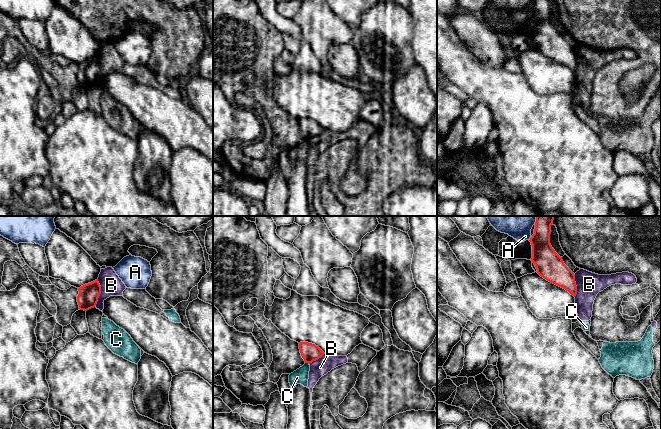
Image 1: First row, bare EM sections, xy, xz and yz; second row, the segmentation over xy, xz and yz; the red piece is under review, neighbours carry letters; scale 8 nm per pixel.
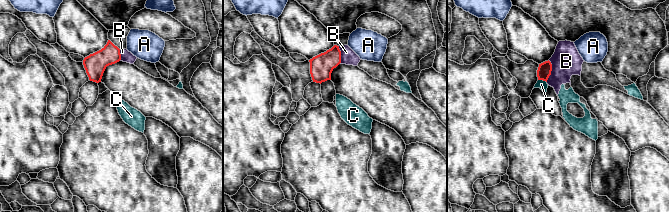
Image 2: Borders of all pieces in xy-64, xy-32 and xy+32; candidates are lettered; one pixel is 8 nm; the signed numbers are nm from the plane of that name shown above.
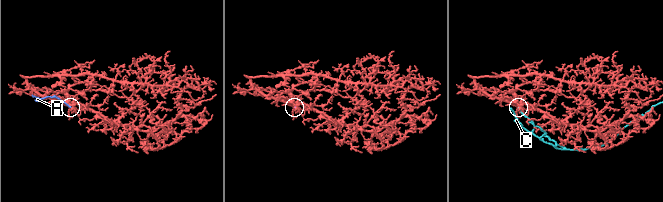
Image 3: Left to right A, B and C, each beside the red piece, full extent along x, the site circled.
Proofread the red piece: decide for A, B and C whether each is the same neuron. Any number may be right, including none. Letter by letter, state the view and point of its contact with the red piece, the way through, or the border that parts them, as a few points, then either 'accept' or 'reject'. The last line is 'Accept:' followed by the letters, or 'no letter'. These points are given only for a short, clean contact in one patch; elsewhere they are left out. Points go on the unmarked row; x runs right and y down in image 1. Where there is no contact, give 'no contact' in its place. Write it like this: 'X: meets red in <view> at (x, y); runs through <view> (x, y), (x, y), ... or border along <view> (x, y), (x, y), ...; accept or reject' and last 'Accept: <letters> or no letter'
A: meets red in yz at (530, 15); reject
B: meets red in xy at (100, 69); border along xy (98, 55), (100, 70), (94, 82); reject
C: meets red in xz at (307, 138); border along xz (305, 138), (309, 139); reject
Accept: no letter

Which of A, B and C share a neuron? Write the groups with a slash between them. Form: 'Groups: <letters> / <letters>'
Groups: A / B C

